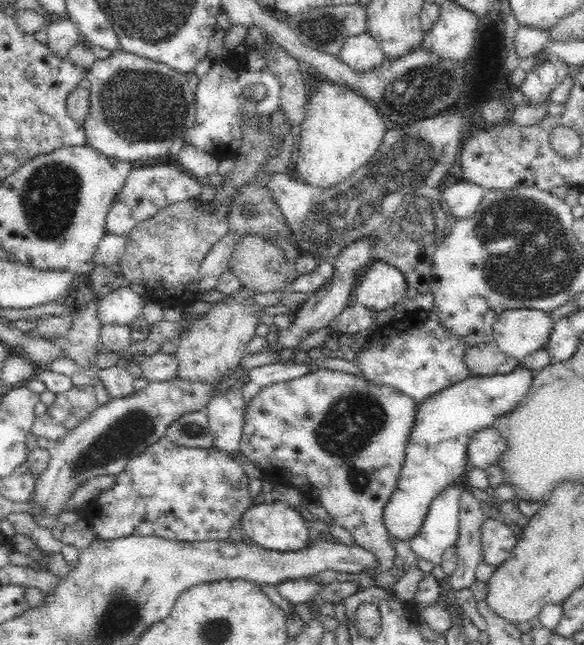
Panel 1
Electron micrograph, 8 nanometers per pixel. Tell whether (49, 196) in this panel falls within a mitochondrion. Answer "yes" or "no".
yes

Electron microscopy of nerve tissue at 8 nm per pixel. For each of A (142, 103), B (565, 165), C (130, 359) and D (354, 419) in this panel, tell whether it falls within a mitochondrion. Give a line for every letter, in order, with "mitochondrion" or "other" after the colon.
A: mitochondrion
B: other
C: other
D: mitochondrion

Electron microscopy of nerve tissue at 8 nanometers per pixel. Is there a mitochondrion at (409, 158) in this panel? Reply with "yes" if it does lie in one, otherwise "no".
yes

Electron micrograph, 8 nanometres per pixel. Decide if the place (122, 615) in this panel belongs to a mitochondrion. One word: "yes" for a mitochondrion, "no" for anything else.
yes

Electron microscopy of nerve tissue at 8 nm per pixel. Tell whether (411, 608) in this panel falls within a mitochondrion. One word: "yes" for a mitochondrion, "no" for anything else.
no

